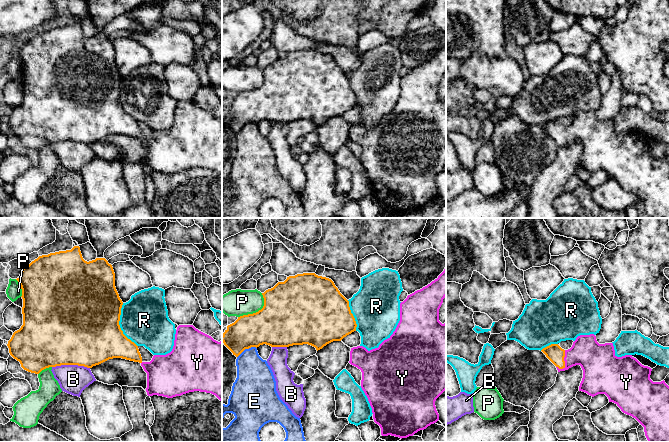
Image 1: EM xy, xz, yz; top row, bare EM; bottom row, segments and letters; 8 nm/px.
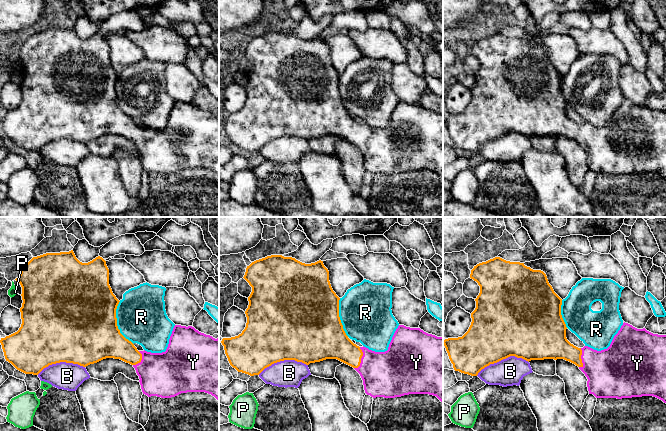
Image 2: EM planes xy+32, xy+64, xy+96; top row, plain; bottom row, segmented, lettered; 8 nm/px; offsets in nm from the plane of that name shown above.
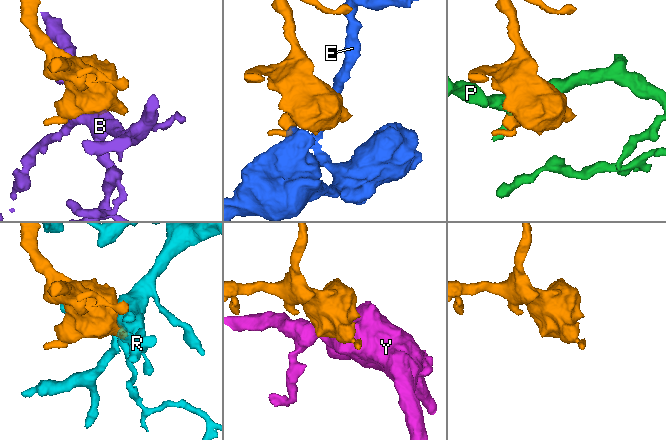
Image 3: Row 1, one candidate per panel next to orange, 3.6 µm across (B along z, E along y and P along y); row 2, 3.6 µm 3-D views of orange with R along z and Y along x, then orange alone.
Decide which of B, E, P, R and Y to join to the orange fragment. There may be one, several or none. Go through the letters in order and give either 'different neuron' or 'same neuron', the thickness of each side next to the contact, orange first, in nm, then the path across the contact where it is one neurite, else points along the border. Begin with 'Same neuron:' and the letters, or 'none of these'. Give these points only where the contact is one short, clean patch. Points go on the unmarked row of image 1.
Same neuron: Y
B: different neuron; 500 nm thick on the orange side, 240 nm on the other
E: different neuron; 300 nm thick on the orange side, 280 nm on the other; border along xz (256, 123), (245, 125), (237, 133)
P: different neuron; 440 nm thick on the orange side, 220 nm on the other
R: different neuron; 500 nm thick on the orange side, 380 nm on the other
Y: same neuron; 140 nm thick on the orange side, 260 nm on the other; runs through yz (553, 128), (564, 137), (595, 135)

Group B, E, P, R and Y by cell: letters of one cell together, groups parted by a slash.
B / E / P / R / Y

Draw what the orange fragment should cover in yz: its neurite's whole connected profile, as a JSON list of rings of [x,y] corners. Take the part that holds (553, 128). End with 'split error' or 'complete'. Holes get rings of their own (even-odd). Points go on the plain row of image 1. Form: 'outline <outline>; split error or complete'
outline [[[594,110],[578,112],[568,126],[562,125],[558,120],[551,120],[541,127],[556,142],[558,148],[580,141],[583,146],[583,154],[579,167],[592,173],[605,170],[609,178],[615,179],[623,189],[632,192],[644,203],[648,218],[669,218],[669,162],[664,156],[653,158],[650,155],[652,147],[650,143],[642,141],[632,131],[617,133],[613,119],[599,120]]]; split error

